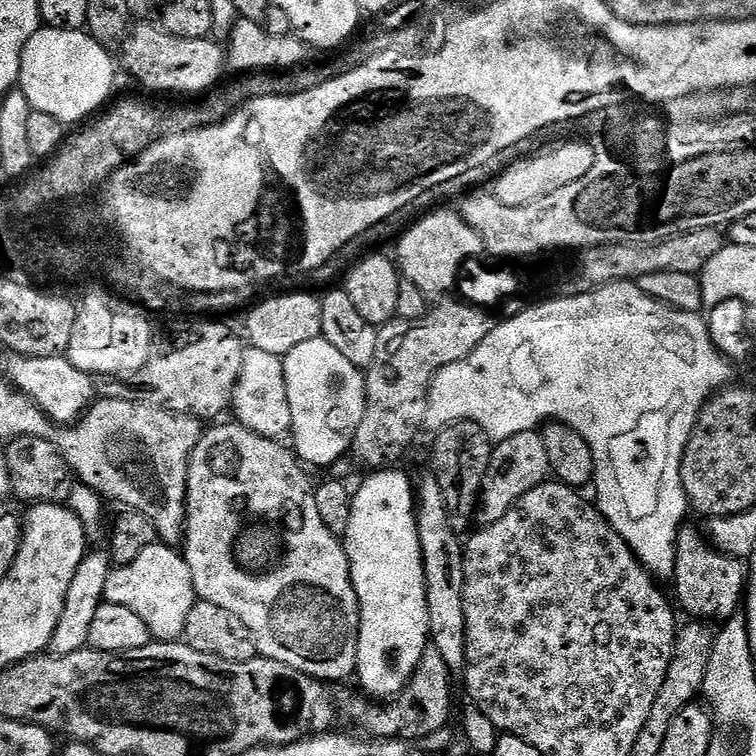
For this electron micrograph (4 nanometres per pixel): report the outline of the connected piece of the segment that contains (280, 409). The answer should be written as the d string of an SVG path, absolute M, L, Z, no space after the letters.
M254 347L245 351L242 374L232 395L231 411L236 412L235 419L242 426L254 430L254 434L262 434L268 440L280 440L291 433L290 398L286 394L286 374L281 357Z

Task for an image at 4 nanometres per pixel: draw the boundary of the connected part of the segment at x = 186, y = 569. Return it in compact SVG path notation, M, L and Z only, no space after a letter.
M158 542L142 550L142 554L134 558L134 562L113 567L106 578L104 599L109 604L134 610L134 614L138 614L138 618L146 622L157 641L176 642L184 635L186 618L196 605L198 597L190 566L183 555L175 547Z

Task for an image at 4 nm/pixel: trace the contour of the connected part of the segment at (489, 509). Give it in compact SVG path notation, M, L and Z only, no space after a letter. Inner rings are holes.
M539 431L519 432L510 438L499 441L492 449L488 468L483 472L482 479L478 484L478 496L480 492L479 523L485 525L498 522L498 518L502 518L502 514L506 514L506 510L510 510L510 506L514 506L514 502L518 502L518 498L522 498L522 494L530 494L530 490L534 490L534 486L545 483L549 479L551 471L550 457L546 454L546 442Z

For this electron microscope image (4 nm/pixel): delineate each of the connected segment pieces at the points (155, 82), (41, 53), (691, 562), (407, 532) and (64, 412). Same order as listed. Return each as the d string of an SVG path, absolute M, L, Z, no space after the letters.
M159 23L131 25L130 31L122 41L124 53L118 56L118 60L124 63L124 68L140 84L153 88L156 92L185 92L185 97L192 98L197 94L203 94L210 88L215 88L221 83L224 68L226 69L226 48L223 43L209 38L178 38L170 34Z
M37 34L28 39L22 50L18 88L29 100L32 111L50 114L65 126L76 126L105 107L104 99L111 94L112 79L116 76L115 70L112 69L114 56L99 42L72 44L71 38L68 37L71 35L61 36L64 36L61 40L55 40L52 36Z
M681 527L676 539L676 565L672 568L676 584L675 603L689 612L689 617L700 622L723 622L741 611L746 596L746 585L750 579L745 561L722 554L696 528Z
M389 466L383 470L373 471L365 478L364 485L358 490L355 489L348 531L342 537L352 575L352 585L360 603L360 633L355 675L360 676L359 687L372 698L399 696L400 691L408 684L408 679L415 674L422 654L430 646L424 559L416 521L418 496L414 491L414 480L412 484L411 478L406 473L395 472L396 470L395 467Z
M12 354L7 357L11 383L19 392L25 392L57 426L72 426L92 407L97 399L97 381L89 373L78 370L68 361L67 355L25 356Z

